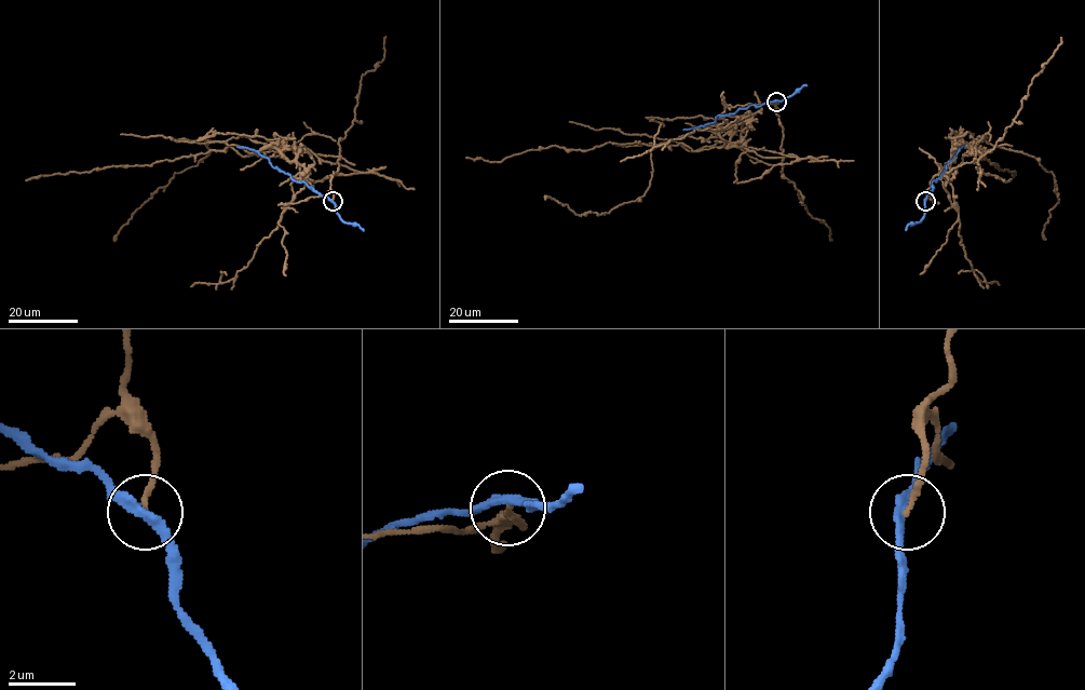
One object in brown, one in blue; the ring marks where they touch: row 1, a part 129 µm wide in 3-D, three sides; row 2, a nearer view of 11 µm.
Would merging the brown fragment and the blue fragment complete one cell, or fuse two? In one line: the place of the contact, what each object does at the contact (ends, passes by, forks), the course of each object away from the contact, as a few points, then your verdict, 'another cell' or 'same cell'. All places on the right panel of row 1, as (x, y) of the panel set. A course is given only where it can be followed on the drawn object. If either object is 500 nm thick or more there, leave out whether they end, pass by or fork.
(925, 201) | brown ends | blue passes by | brown via (925, 200), (935, 175), (977, 160), (980, 145), (985, 159), (1013, 177) | blue via (924, 200), (933, 190), (932, 183), (964, 146) | another cell

